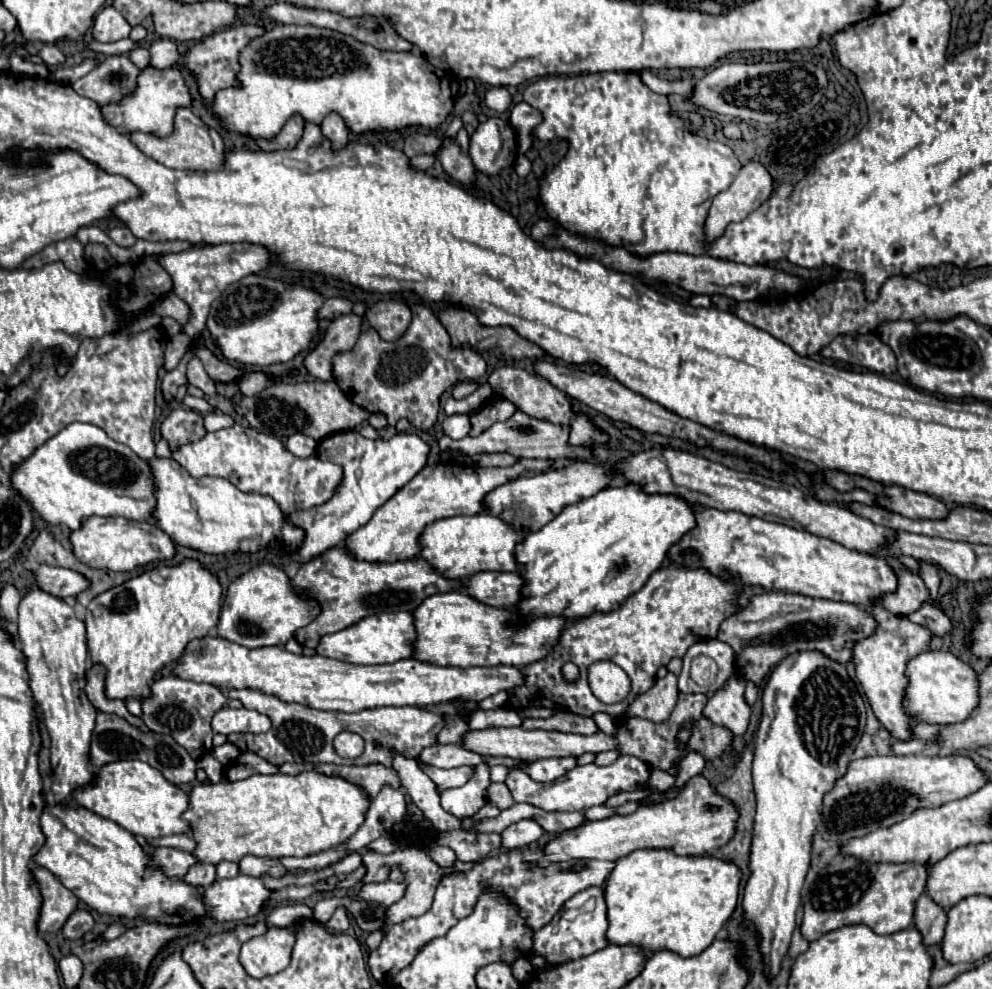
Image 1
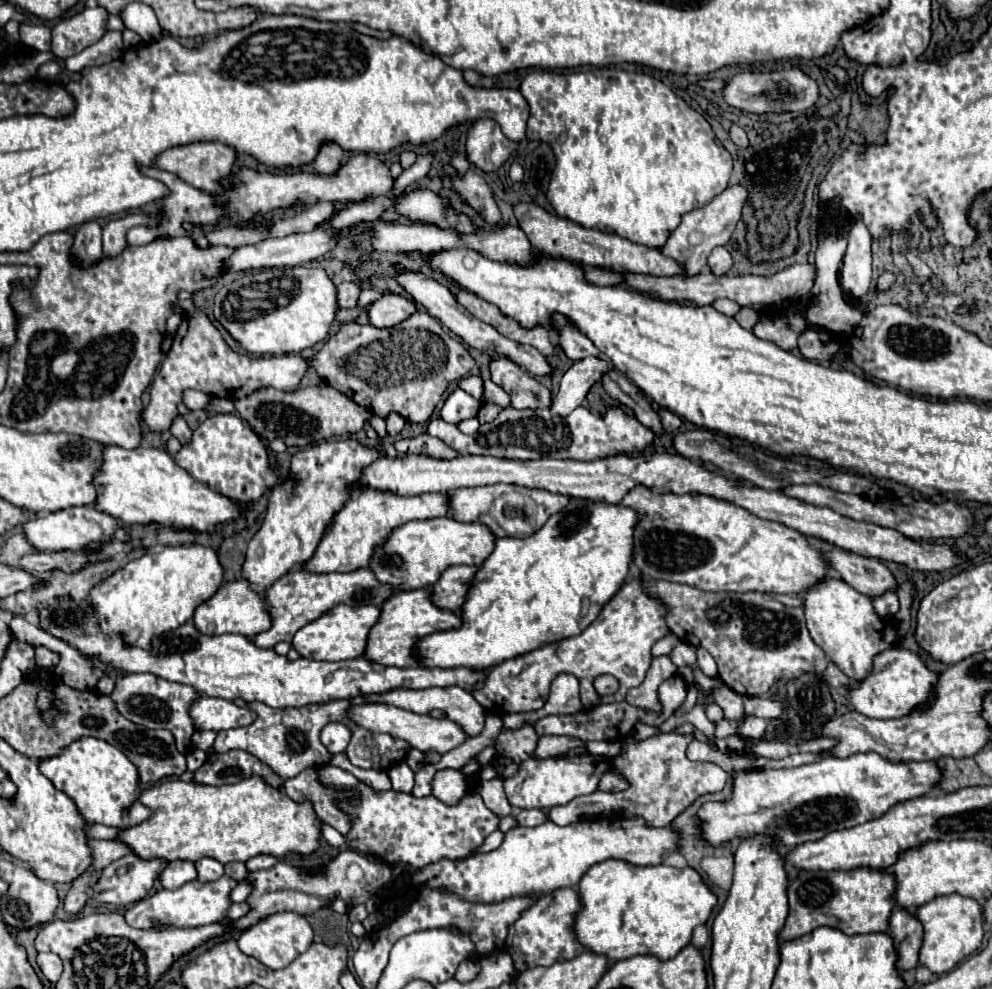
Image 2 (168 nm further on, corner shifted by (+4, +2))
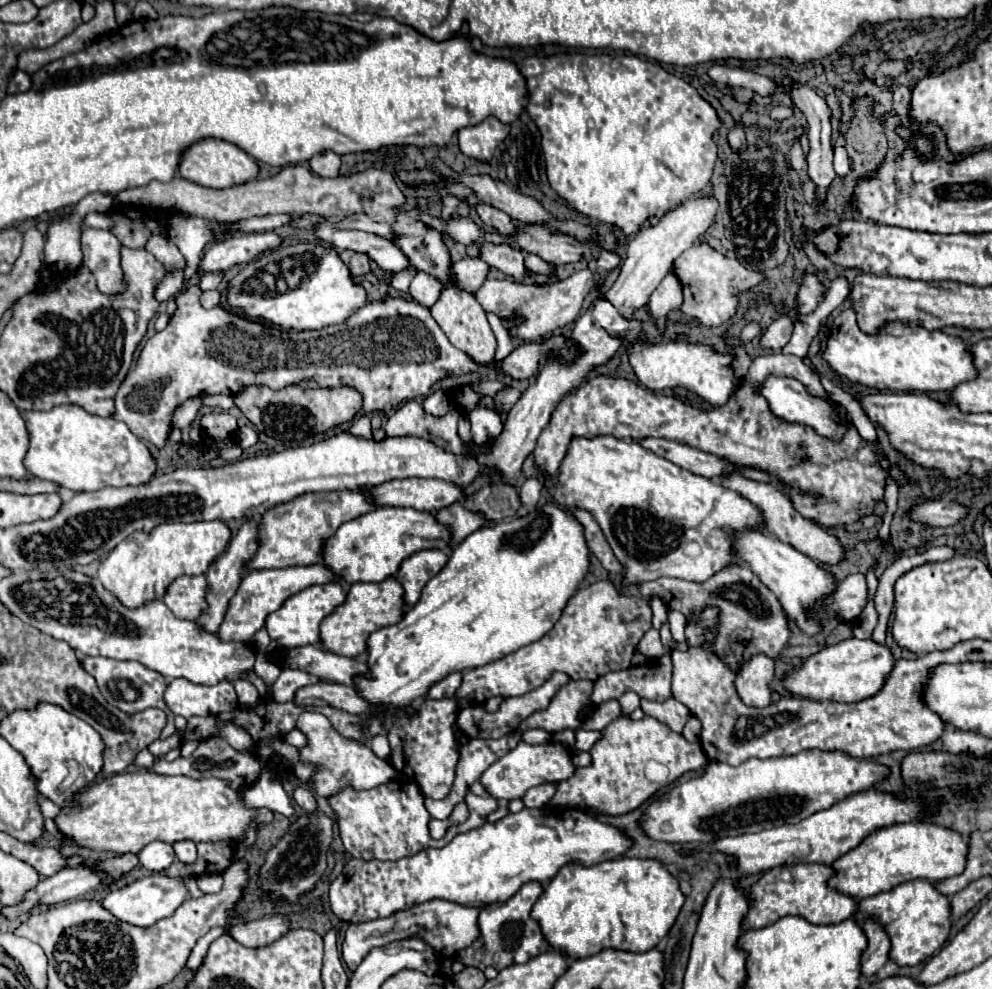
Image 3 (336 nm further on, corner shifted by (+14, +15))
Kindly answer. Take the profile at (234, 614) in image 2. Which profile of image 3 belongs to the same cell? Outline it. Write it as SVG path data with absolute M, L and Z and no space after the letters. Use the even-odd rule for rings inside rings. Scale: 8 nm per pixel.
M182 575L176 581L172 581L172 585L168 585L164 603L168 605L168 609L172 609L176 617L196 621L206 609L206 589L208 583L204 575Z

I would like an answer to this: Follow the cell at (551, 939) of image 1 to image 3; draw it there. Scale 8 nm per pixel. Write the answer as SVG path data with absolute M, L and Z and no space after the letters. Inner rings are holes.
M526 883L508 901L482 907L480 915L478 915L480 935L468 949L462 949L460 953L456 953L456 961L470 965L470 967L478 967L478 969L494 967L500 971L514 963L526 963L528 959L540 955L542 951L552 949L544 941L544 937L540 933L540 925L530 917L530 909L536 903L536 899L540 897L540 893L542 893L540 883Z

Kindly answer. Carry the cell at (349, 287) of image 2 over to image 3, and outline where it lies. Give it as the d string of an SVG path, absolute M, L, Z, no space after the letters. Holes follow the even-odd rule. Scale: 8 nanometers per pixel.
M356 253L356 255L350 259L348 269L350 269L350 273L352 273L354 277L368 273L368 271L370 271L370 257L368 257L366 253Z

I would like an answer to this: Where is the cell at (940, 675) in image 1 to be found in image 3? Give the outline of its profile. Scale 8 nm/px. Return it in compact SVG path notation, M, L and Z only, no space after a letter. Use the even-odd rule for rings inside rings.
M842 639L834 645L822 647L818 653L806 657L790 673L784 673L782 685L786 691L814 701L842 701L854 703L872 697L884 685L894 665L892 653L886 645L878 645L872 639Z

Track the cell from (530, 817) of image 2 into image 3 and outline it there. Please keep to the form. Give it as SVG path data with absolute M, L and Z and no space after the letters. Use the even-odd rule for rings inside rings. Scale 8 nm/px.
M538 785L538 787L534 787L534 789L530 789L524 797L522 797L522 801L526 803L526 807L546 807L548 803L550 803L550 799L554 797L554 793L556 793L556 787L558 785Z

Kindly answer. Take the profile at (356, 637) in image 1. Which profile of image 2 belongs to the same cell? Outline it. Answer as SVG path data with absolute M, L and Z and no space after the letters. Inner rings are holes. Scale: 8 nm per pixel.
M336 606L332 614L306 624L300 628L292 640L292 646L300 652L300 656L314 658L314 660L328 660L328 662L338 662L338 660L352 660L360 658L366 652L366 638L370 636L370 630L378 624L382 610L376 606Z

